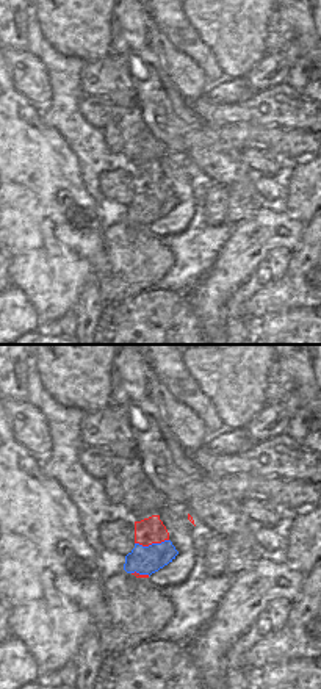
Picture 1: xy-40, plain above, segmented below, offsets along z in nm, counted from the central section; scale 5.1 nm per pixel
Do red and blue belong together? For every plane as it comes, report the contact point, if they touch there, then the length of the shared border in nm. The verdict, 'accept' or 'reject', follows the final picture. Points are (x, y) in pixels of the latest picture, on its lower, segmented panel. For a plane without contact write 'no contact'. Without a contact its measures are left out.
(151, 544) | 180 nm

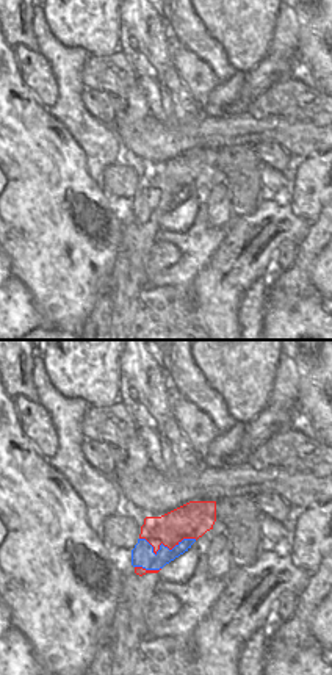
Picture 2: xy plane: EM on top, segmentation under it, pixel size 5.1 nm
(166, 545) | 300 nm

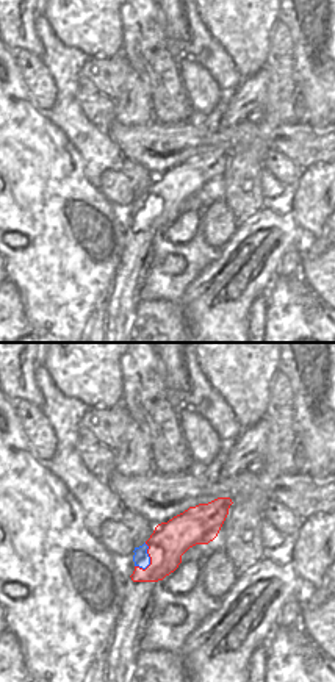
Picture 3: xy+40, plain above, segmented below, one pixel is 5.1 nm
(149, 556) | 140 nm

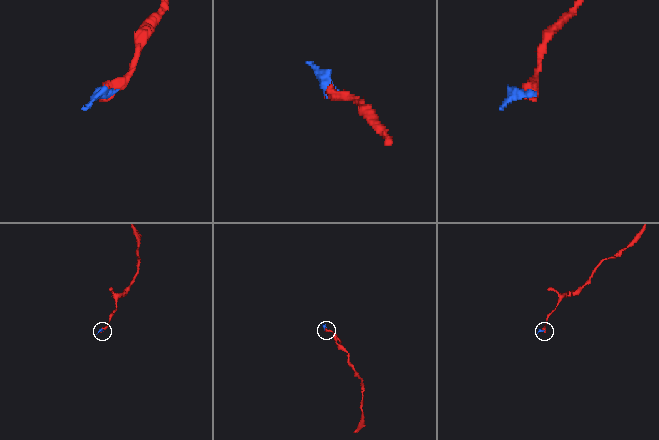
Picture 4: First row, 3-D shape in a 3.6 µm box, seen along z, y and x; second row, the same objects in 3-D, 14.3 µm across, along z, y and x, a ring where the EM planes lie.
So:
reject

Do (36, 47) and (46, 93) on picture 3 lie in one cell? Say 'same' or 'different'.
different

